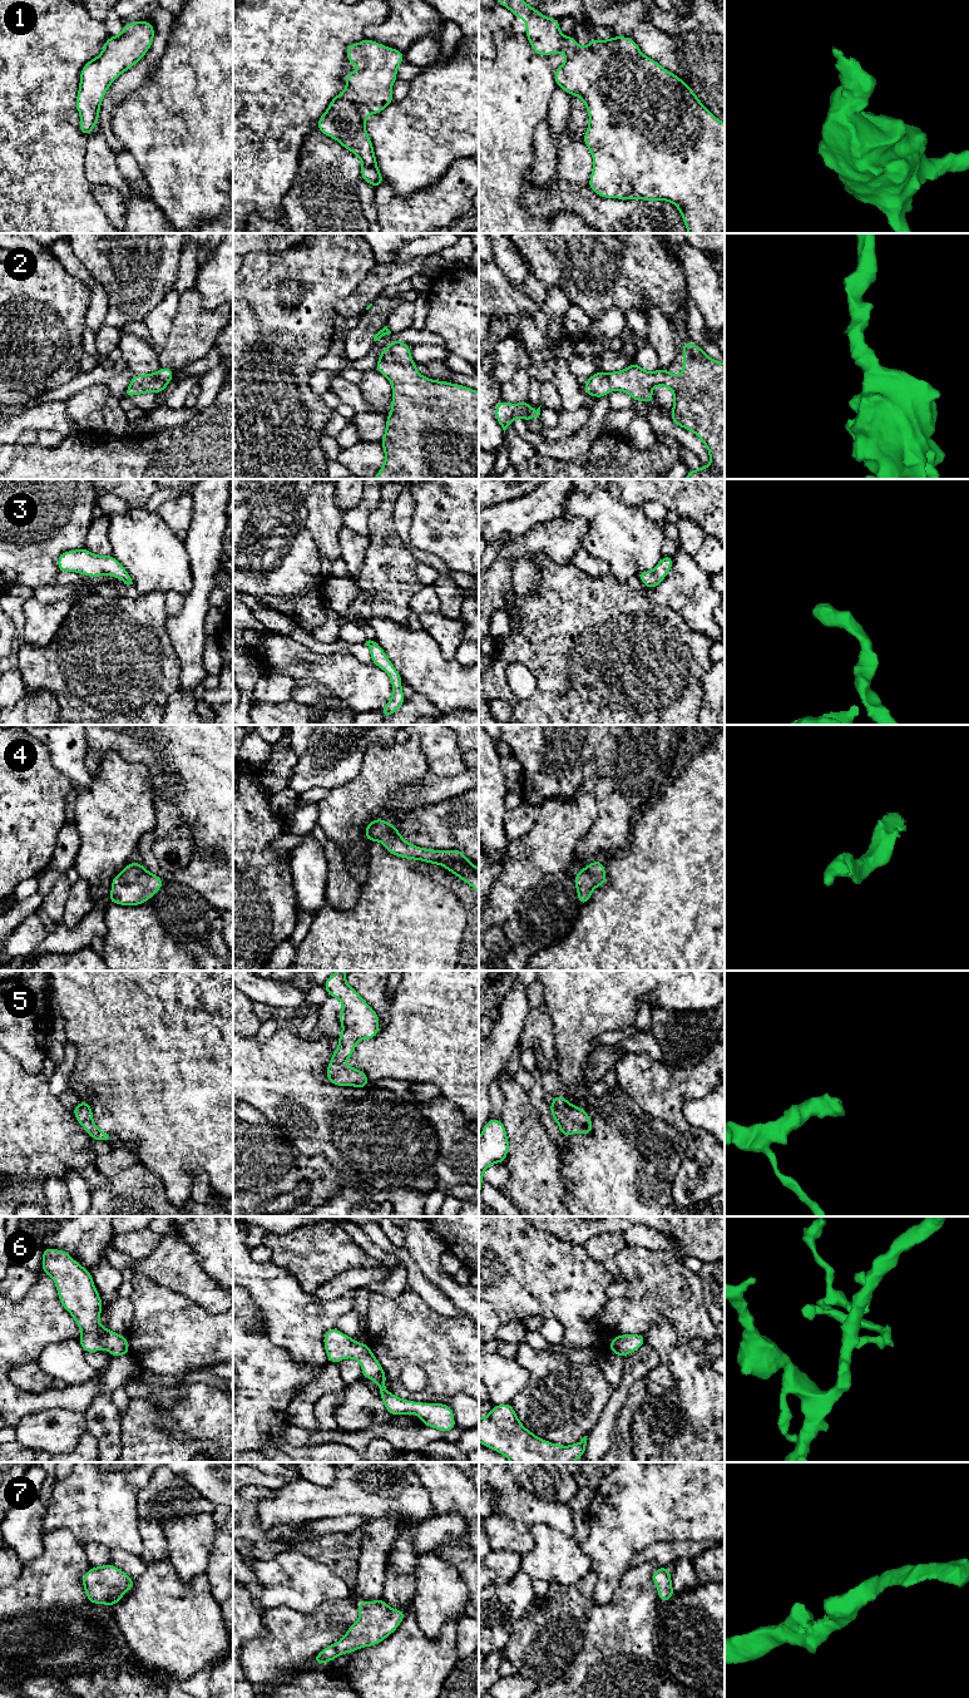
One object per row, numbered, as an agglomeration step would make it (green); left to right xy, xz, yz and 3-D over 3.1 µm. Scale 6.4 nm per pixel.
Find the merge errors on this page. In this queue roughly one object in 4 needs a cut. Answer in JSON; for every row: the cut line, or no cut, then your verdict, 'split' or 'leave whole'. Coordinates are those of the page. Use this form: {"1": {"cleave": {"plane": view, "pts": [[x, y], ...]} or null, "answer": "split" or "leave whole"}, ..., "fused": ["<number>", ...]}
{"1": {"cleave": null, "answer": "leave whole"}, "2": {"cleave": null, "answer": "leave whole"}, "3": {"cleave": null, "answer": "leave whole"}, "4": {"cleave": null, "answer": "leave whole"}, "5": {"cleave": null, "answer": "leave whole"}, "6": {"cleave": null, "answer": "leave whole"}, "7": {"cleave": null, "answer": "leave whole"}, "fused": []}

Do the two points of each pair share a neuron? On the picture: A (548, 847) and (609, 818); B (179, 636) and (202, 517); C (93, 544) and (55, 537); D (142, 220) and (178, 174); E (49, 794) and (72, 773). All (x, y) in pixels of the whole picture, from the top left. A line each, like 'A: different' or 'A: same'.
A: different
B: same
C: different
D: different
E: different

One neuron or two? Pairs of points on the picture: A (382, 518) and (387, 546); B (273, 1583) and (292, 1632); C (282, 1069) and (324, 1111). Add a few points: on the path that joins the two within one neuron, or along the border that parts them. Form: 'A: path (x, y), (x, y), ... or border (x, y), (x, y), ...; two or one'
A: path (382, 524), (384, 539); one
B: border (266, 1609), (285, 1607), (311, 1613); two
C: path (291, 1079), (314, 1101); one

